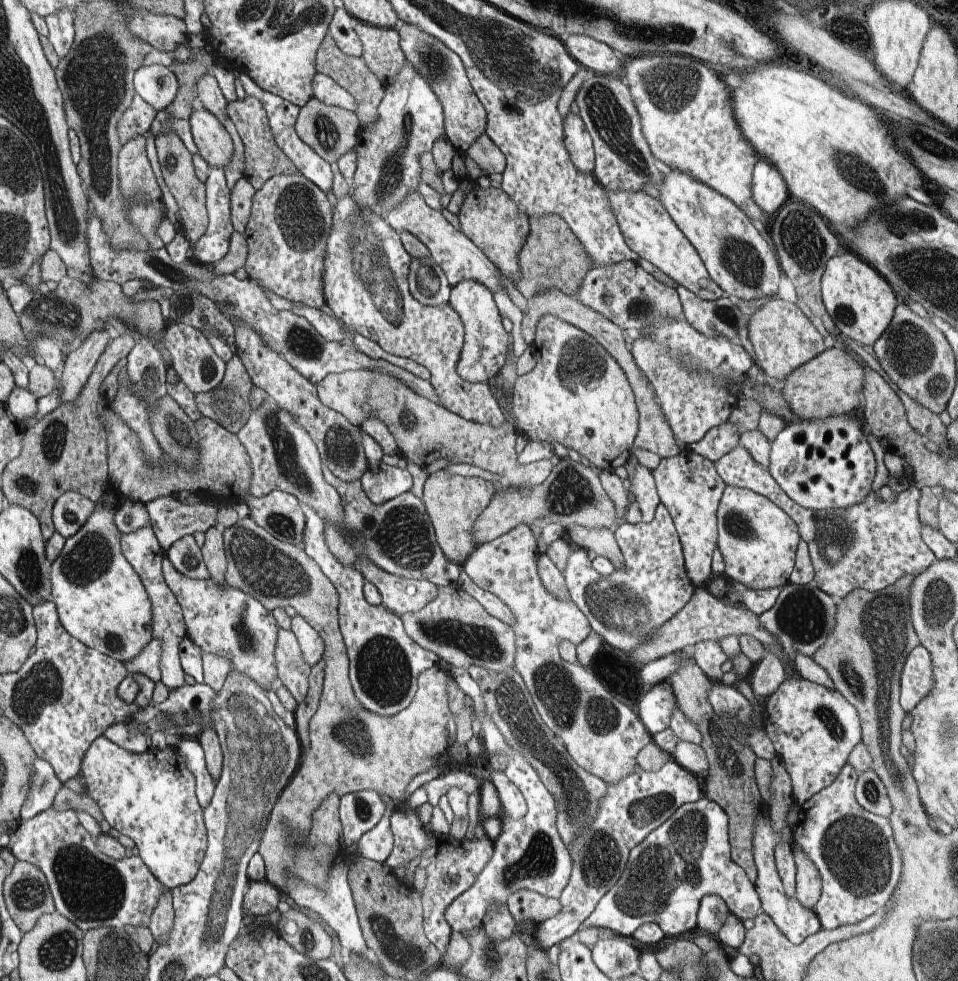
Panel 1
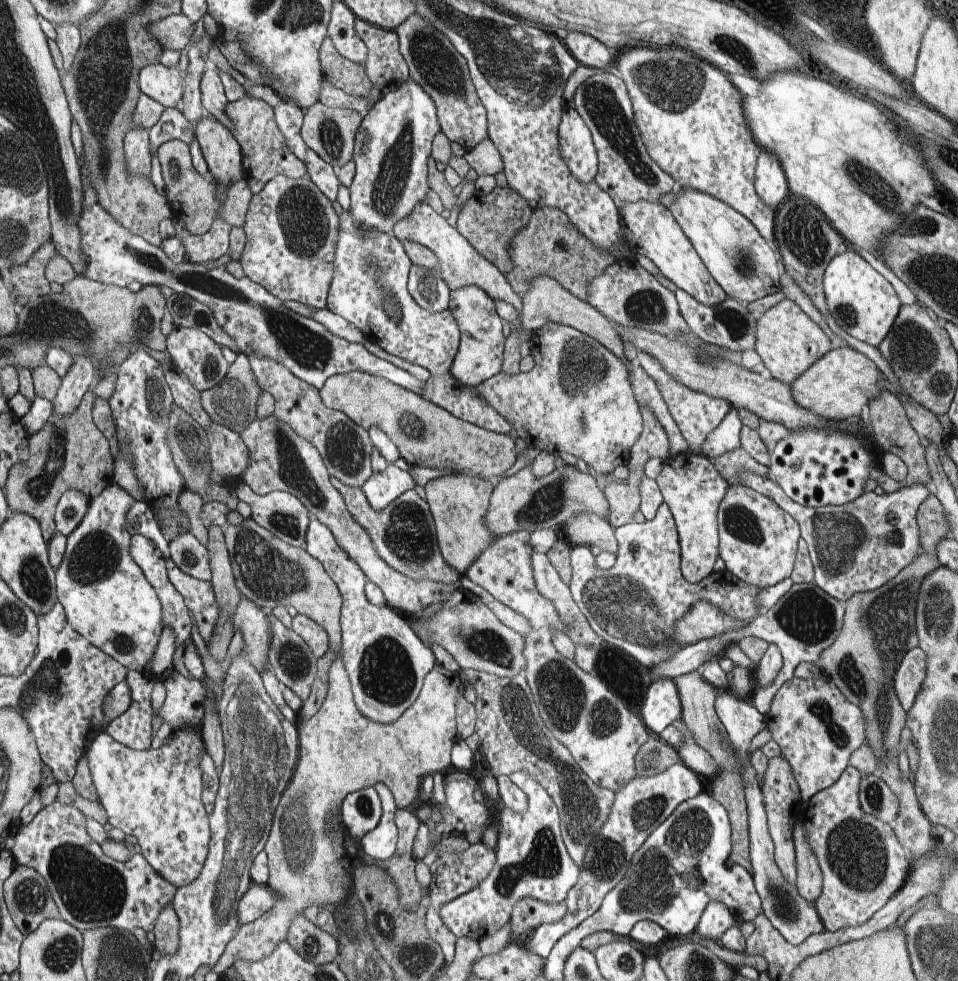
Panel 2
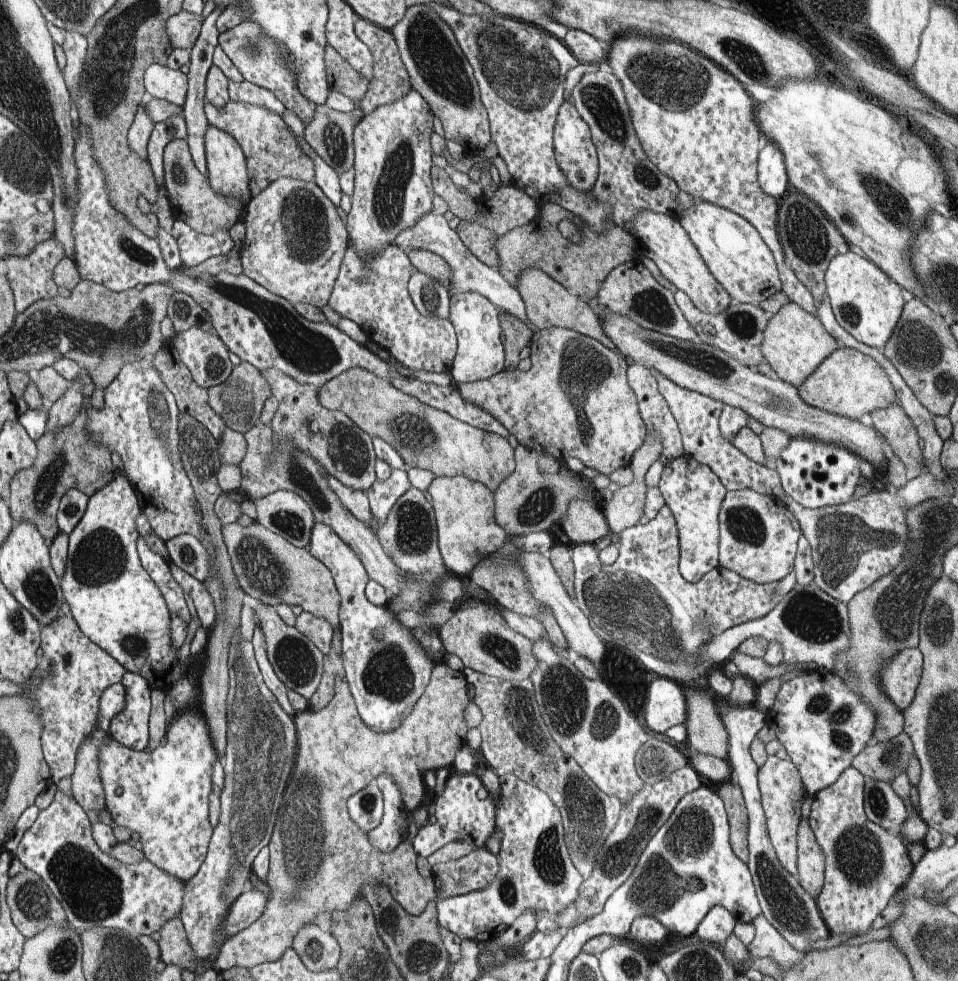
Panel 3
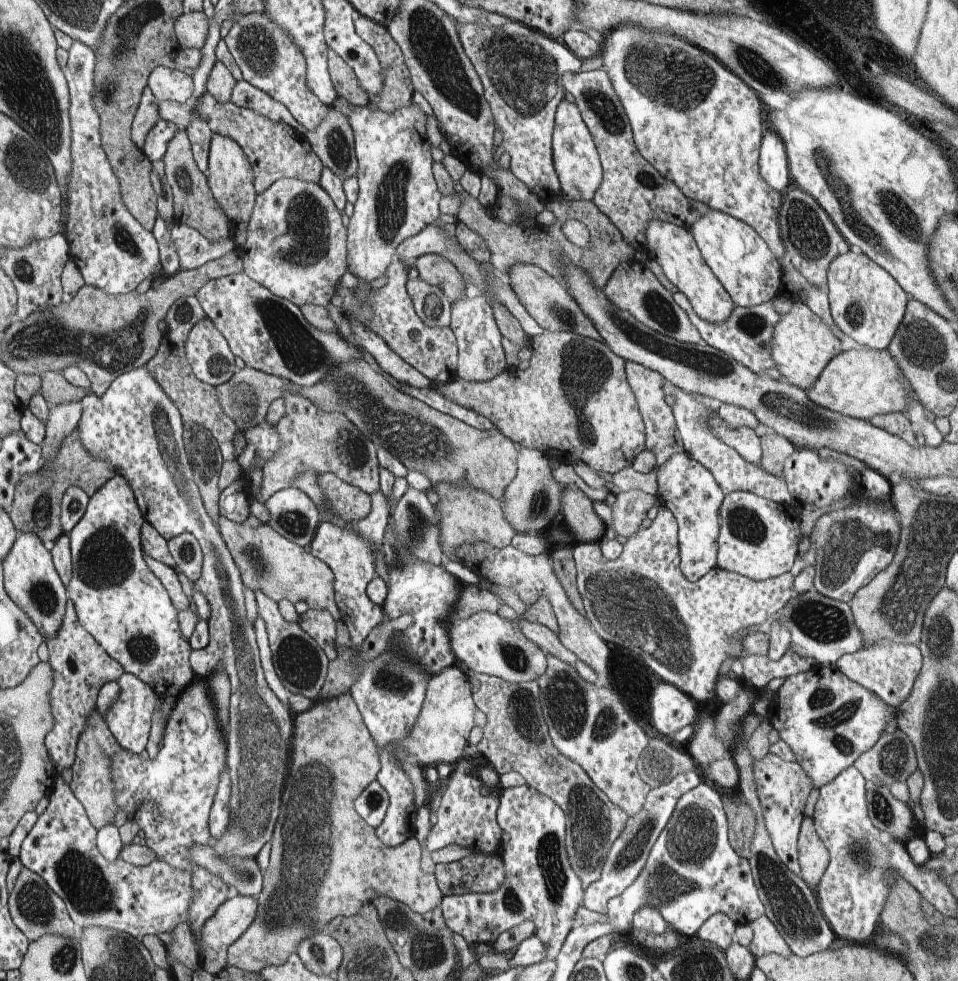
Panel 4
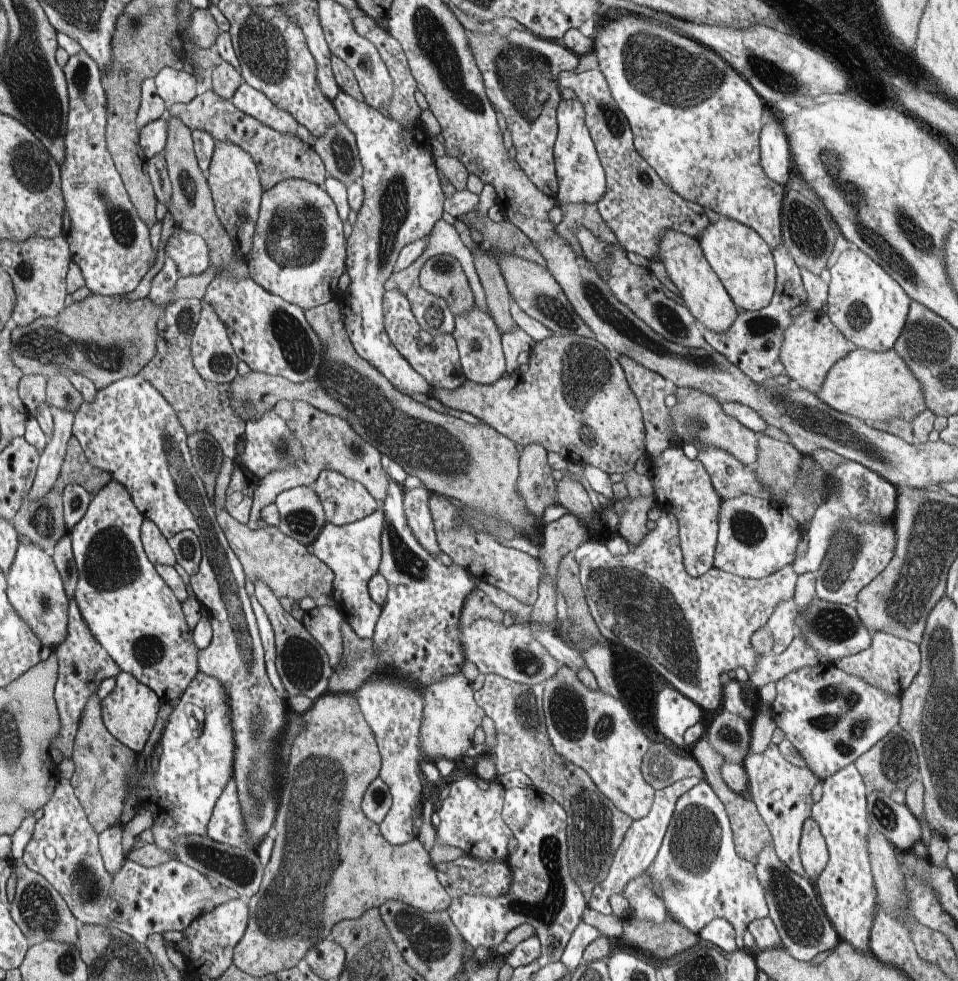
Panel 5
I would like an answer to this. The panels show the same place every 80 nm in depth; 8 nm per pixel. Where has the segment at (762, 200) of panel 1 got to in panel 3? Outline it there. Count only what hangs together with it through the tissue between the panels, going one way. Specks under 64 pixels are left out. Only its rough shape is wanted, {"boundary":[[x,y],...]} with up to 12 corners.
{"boundary":[[764,140],[757,175],[765,194],[780,200],[790,190],[784,155]]}

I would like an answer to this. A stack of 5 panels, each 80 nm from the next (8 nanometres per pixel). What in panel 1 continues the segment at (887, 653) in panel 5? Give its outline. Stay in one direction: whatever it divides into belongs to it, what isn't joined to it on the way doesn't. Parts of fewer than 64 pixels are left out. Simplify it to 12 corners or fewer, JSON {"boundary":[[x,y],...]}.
{"boundary":[[918,645],[899,678],[899,703],[909,713],[930,692],[929,650]]}

